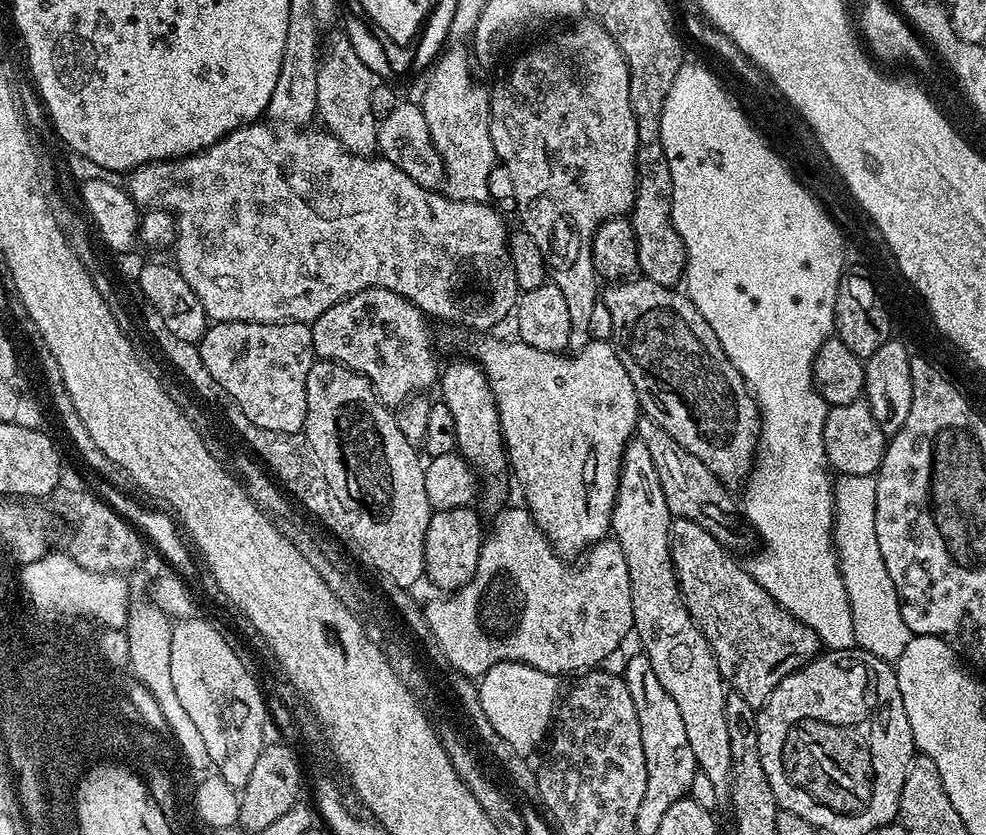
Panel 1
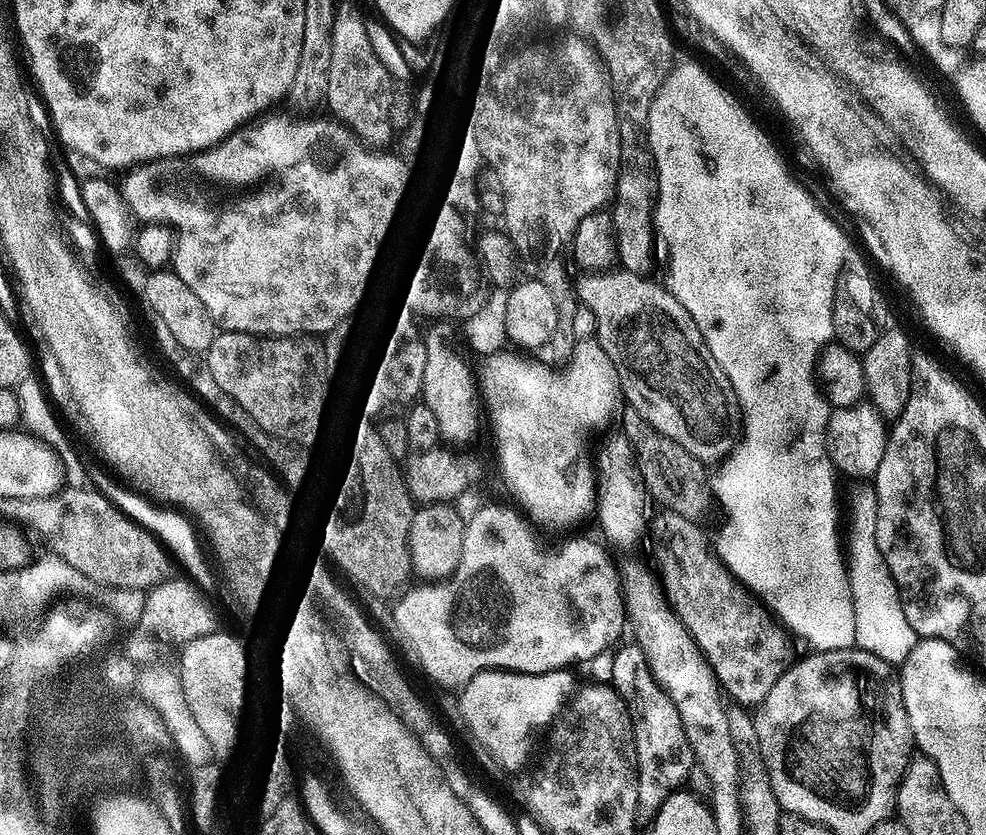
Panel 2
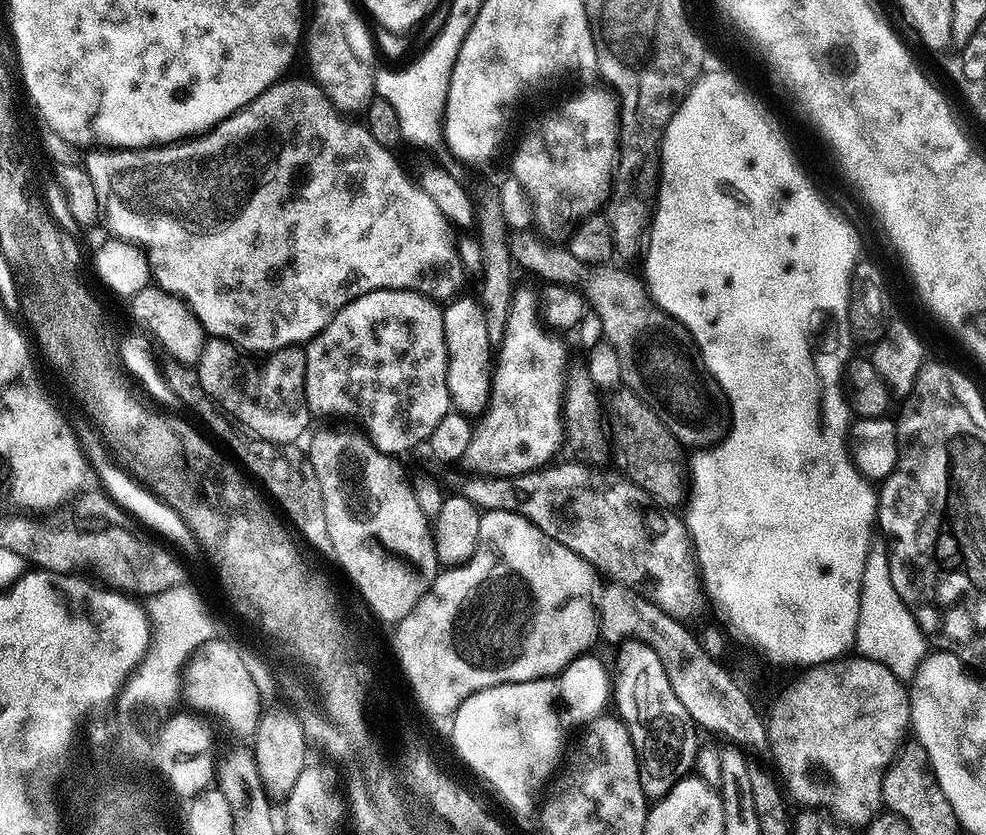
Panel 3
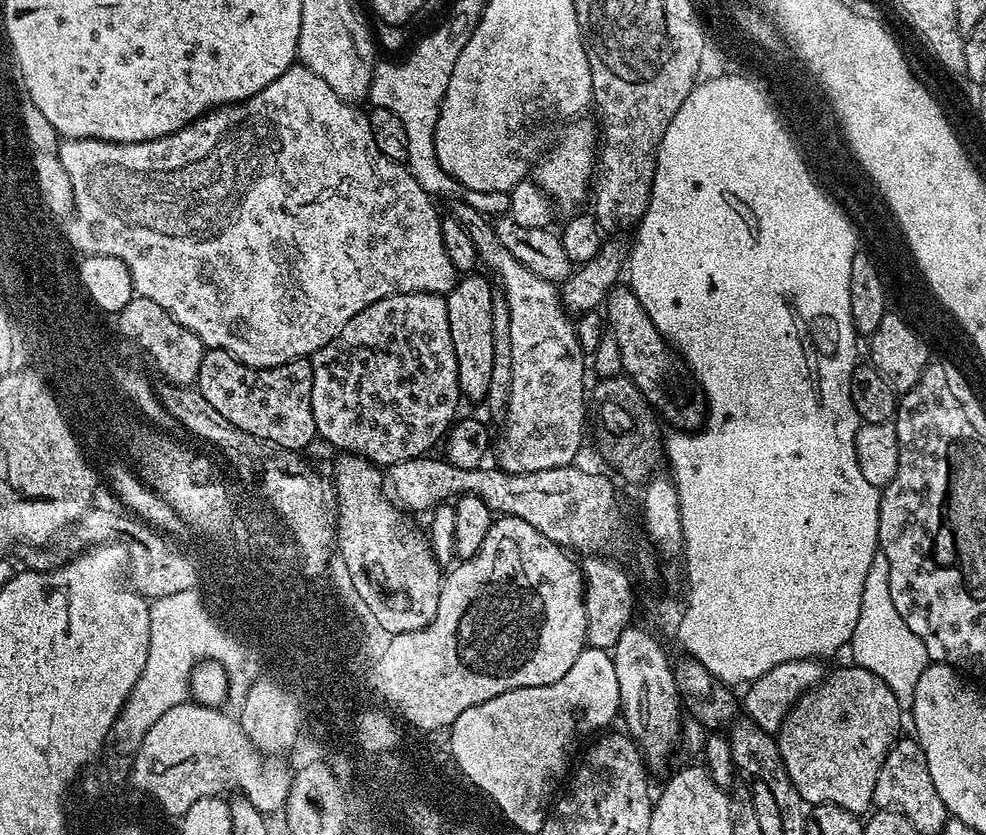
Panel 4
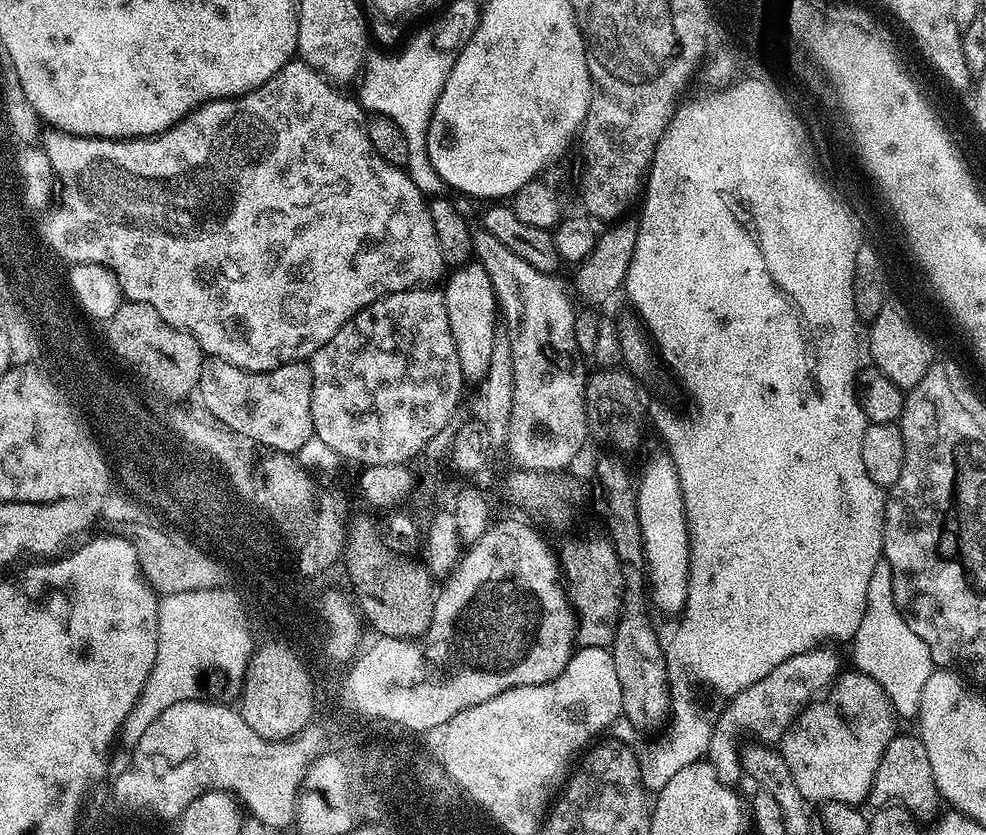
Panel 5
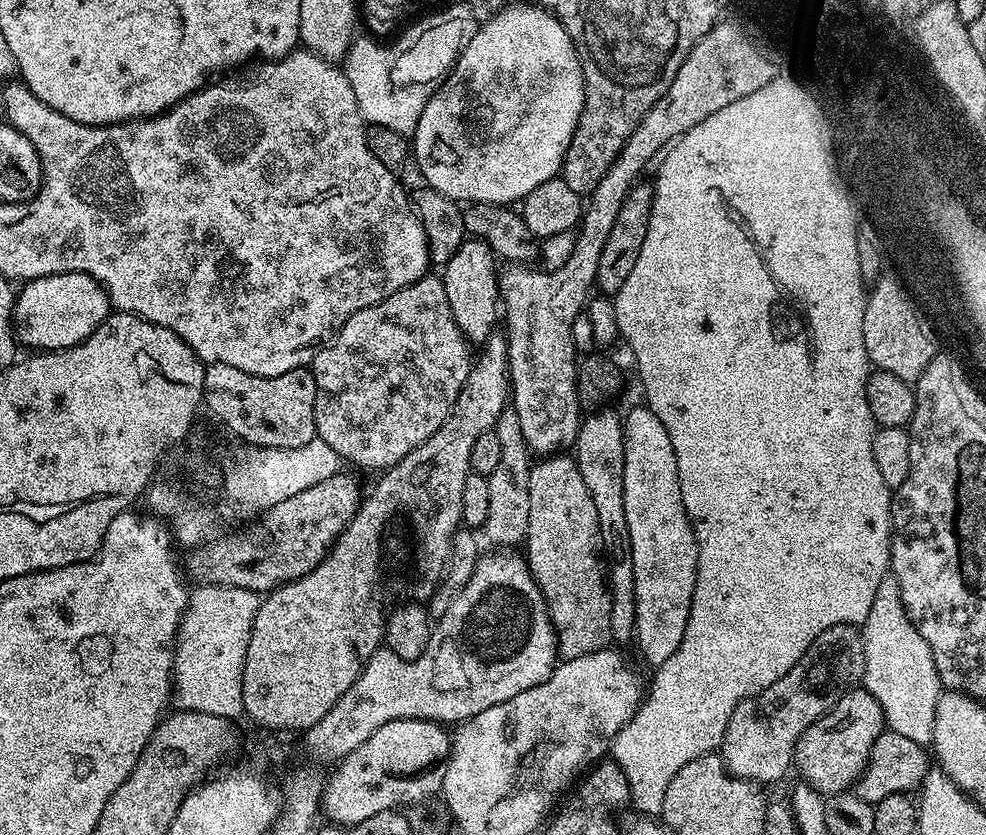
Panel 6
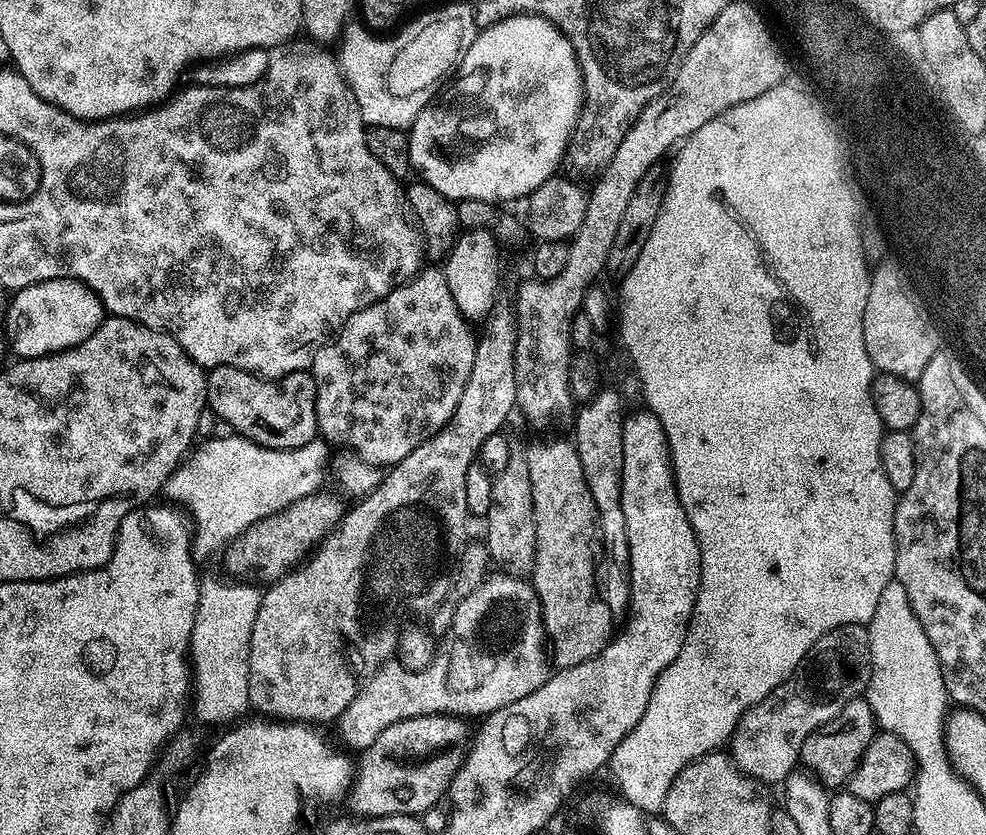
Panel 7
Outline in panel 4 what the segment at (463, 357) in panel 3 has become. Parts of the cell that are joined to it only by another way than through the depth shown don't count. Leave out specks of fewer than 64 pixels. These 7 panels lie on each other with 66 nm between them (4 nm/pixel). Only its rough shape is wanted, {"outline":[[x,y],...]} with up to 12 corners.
{"outline":[[464,274],[446,296],[460,391],[488,395],[493,285]]}

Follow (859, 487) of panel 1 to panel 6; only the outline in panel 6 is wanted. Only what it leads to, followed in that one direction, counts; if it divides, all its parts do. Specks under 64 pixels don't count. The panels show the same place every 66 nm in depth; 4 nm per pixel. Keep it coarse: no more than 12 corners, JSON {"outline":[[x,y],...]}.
{"outline":[[882,578],[862,625],[862,687],[885,725],[932,743],[940,672]]}

